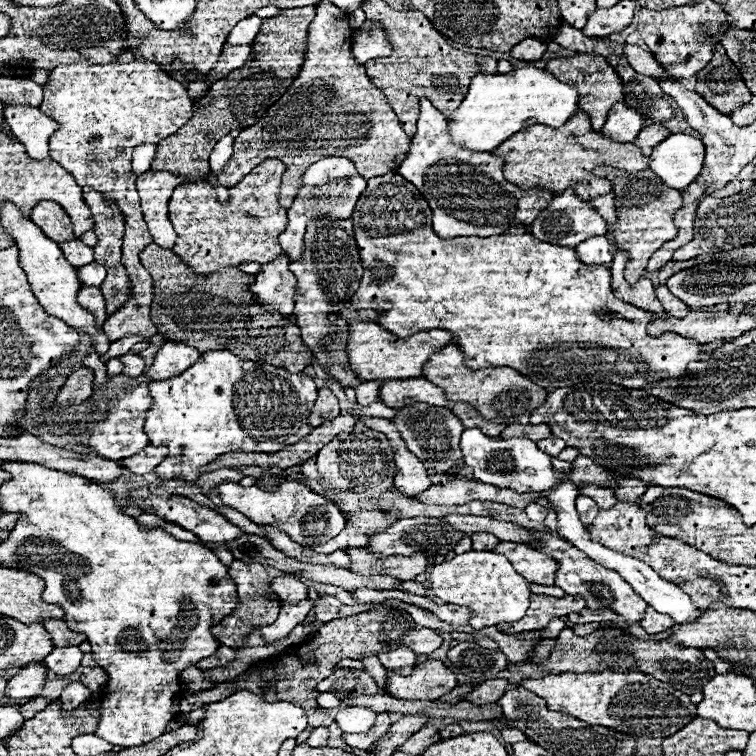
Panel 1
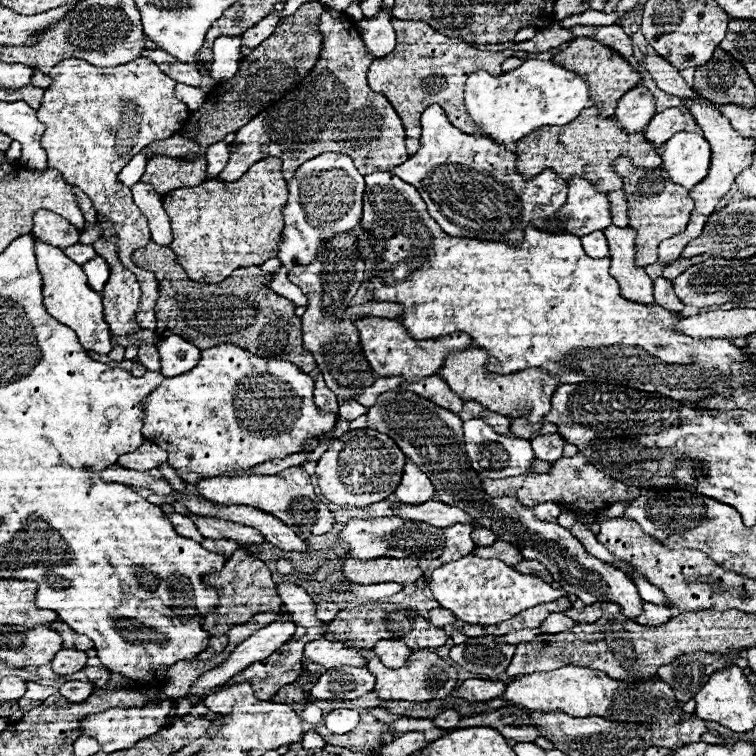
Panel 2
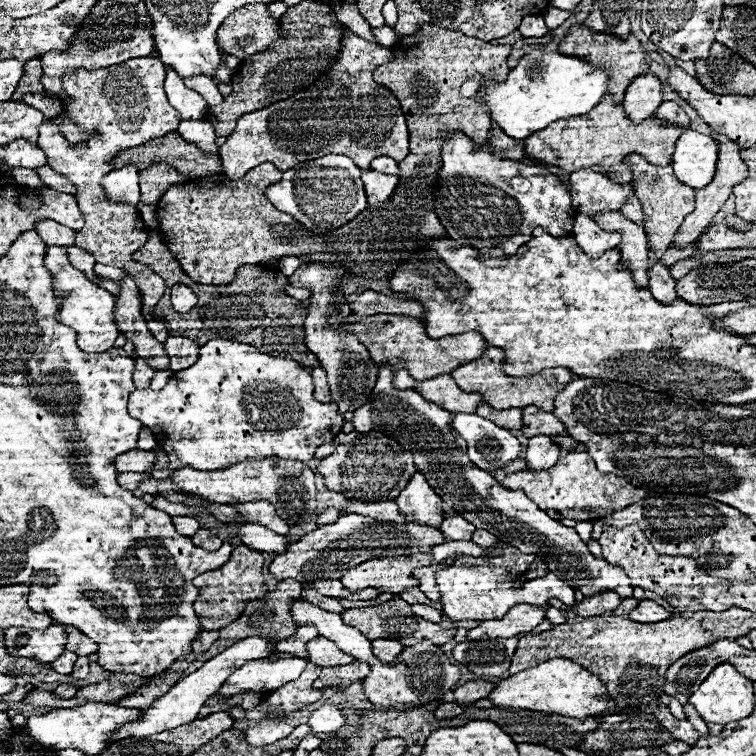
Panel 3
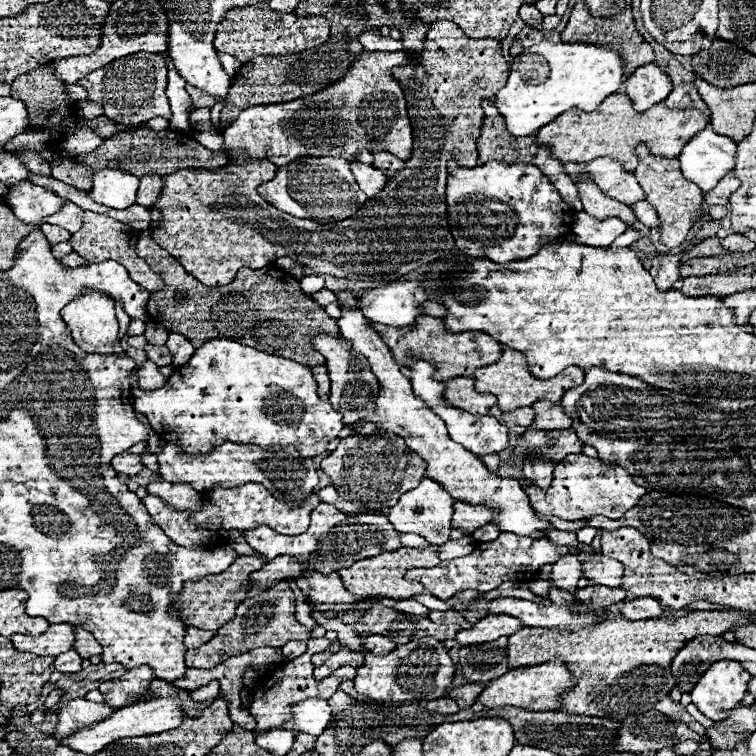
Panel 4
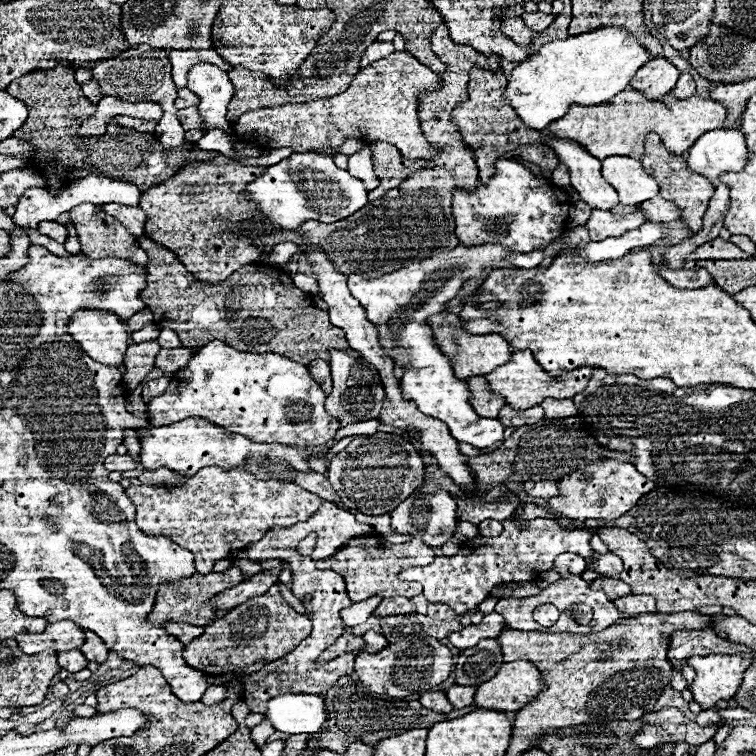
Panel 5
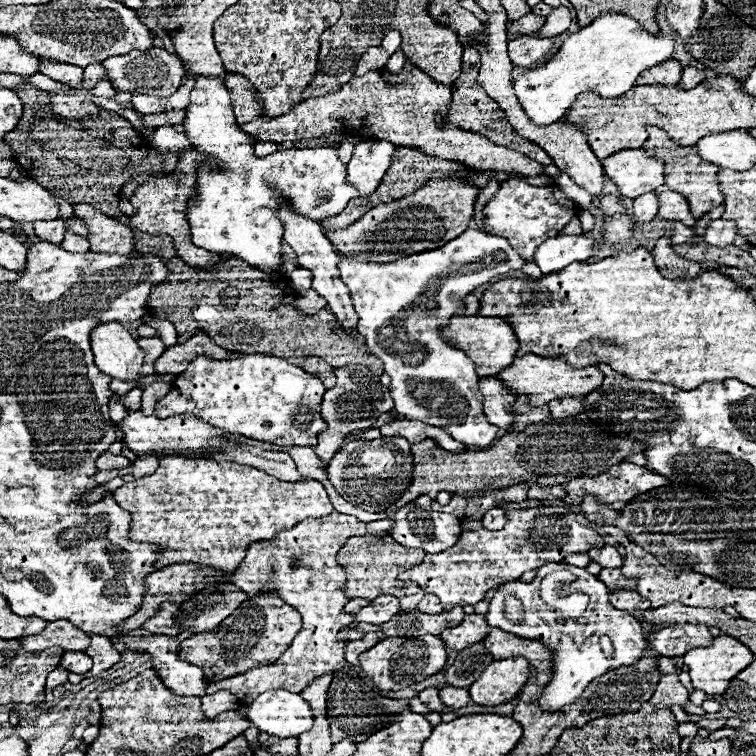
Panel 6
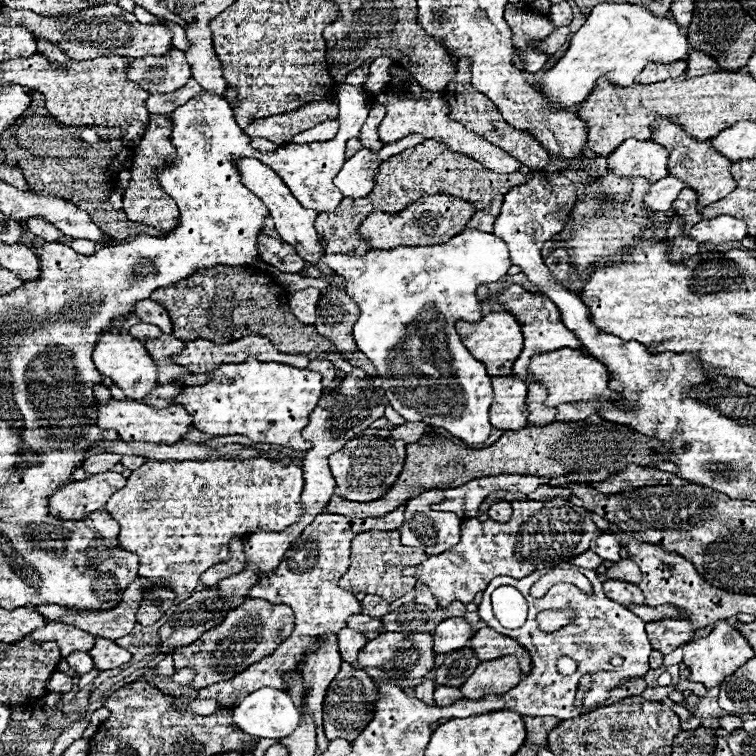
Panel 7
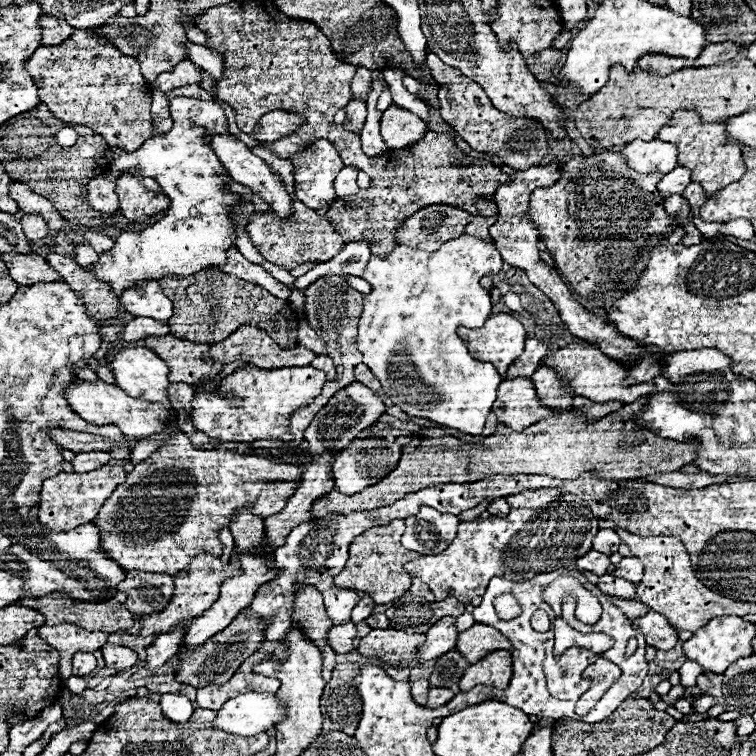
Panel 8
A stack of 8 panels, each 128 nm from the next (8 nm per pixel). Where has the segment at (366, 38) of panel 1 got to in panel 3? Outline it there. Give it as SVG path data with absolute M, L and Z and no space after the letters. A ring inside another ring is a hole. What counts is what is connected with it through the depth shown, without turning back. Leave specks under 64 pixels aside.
M384 24L382 28L372 28L372 32L374 32L376 44L380 48L390 48L396 42L396 32L388 24Z

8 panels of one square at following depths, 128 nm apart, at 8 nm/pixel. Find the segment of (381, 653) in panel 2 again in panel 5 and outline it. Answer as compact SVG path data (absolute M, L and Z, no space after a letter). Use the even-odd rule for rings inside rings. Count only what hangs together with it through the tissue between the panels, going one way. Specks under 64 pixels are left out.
M366 632L364 634L364 642L366 642L366 652L368 654L376 654L376 652L380 652L380 650L384 650L390 642L386 640L386 636L384 634L378 634L378 632Z

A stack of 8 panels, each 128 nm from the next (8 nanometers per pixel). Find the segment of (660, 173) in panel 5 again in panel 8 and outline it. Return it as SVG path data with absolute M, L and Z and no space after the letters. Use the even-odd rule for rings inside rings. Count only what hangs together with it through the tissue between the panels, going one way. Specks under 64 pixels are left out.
M676 110L670 122L664 124L656 138L662 138L664 142L672 142L674 146L678 146L678 166L686 166L692 172L692 182L702 184L702 188L706 190L706 198L716 196L728 184L738 182L738 178L742 178L744 174L740 146L726 144L726 122L704 124L694 112Z

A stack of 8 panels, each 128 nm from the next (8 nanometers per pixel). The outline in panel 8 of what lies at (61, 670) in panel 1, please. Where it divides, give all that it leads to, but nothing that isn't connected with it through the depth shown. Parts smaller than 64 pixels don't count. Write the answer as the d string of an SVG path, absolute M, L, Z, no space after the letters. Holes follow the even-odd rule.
M76 652L72 658L74 676L86 676L96 668L96 658L90 652Z

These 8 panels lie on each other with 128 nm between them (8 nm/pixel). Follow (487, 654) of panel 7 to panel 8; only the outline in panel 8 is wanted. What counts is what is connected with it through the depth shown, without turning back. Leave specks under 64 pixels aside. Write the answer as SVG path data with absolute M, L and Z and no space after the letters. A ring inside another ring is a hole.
M474 624L470 630L464 630L458 634L456 650L462 650L462 654L466 654L466 658L470 658L470 664L474 664L494 650L510 652L512 644L498 630L484 626L484 624Z

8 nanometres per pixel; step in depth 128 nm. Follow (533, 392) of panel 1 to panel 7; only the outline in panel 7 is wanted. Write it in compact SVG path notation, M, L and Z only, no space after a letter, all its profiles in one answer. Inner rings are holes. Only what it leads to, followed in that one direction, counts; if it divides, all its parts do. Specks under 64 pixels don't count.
M560 348L554 352L544 352L544 354L534 354L530 358L530 380L540 382L548 390L548 398L544 400L546 406L558 406L562 402L578 402L586 398L618 398L618 392L608 388L608 370L604 364L600 364L596 358L590 354L582 354L578 350L570 348Z

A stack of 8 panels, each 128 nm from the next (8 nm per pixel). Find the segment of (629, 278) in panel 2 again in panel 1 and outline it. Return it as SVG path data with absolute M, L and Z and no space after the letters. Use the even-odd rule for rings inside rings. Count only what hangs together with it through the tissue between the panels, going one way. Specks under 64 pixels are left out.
M614 252L614 260L612 260L612 290L614 296L620 300L630 302L632 306L638 306L646 312L654 312L658 316L664 318L664 308L658 302L656 294L654 294L654 286L648 278L640 278L636 286L628 286L628 282L624 280L624 266L626 266L628 258L626 252Z

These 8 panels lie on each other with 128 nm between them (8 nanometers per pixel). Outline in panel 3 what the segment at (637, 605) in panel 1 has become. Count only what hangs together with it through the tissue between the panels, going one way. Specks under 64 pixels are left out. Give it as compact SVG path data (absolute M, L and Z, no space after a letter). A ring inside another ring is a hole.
M382 366L378 382L372 390L374 400L368 400L354 412L356 416L352 422L356 432L378 430L394 438L404 450L414 454L416 468L426 474L428 484L454 512L462 514L476 528L492 532L500 542L516 546L526 554L546 558L550 572L558 574L558 578L562 578L570 588L584 590L582 596L588 598L614 590L620 598L632 598L630 578L620 566L610 566L606 560L594 558L574 528L562 526L558 520L546 516L546 512L530 502L522 490L506 490L492 474L476 468L468 460L466 442L452 428L454 414L434 406L414 390L392 388L392 378L394 372L390 372L388 366Z

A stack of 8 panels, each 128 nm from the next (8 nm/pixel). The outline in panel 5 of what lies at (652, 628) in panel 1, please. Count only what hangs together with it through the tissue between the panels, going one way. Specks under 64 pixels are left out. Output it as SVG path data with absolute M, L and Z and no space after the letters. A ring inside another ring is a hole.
M630 594L628 598L618 598L616 608L622 610L626 616L630 614L654 614L656 612L656 600L648 594Z

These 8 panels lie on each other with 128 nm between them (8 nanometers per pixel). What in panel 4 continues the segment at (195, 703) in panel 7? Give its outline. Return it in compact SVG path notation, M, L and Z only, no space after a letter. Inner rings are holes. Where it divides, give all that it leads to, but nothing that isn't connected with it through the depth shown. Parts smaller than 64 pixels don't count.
M212 680L200 688L194 688L194 690L186 690L186 692L192 702L204 702L208 698L216 698L216 680Z

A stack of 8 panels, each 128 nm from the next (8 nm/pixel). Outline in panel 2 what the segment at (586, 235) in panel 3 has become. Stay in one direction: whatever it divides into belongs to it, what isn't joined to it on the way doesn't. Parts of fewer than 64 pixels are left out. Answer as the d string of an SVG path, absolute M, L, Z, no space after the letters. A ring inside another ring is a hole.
M592 232L588 236L582 236L582 246L586 256L590 258L606 258L610 254L604 232Z

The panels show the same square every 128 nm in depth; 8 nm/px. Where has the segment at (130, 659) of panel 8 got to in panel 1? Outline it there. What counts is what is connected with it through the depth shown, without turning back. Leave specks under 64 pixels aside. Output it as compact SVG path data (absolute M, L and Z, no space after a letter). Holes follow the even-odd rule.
M50 618L50 620L42 622L42 624L44 624L46 632L50 634L50 640L54 642L54 646L78 646L78 644L82 644L86 640L84 634L68 630L66 622L62 622L62 620L52 620Z

